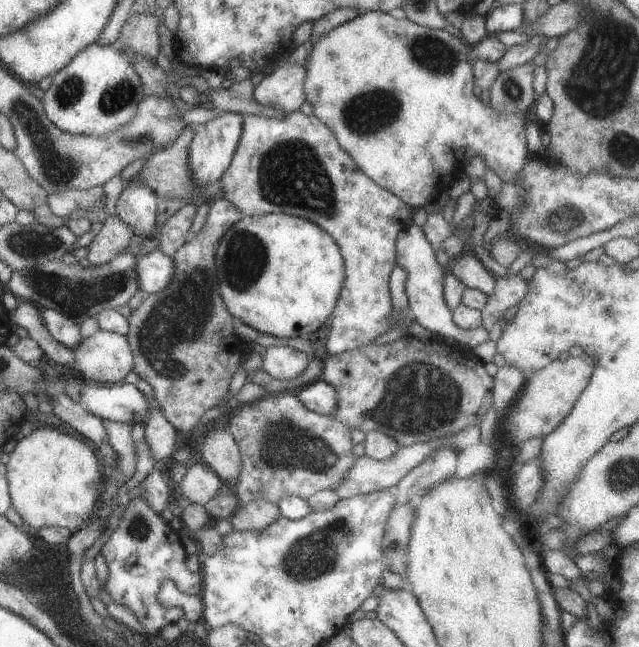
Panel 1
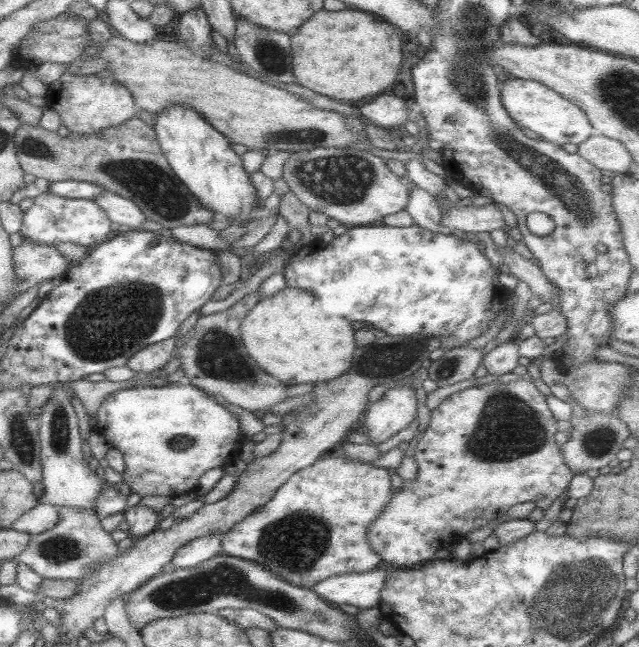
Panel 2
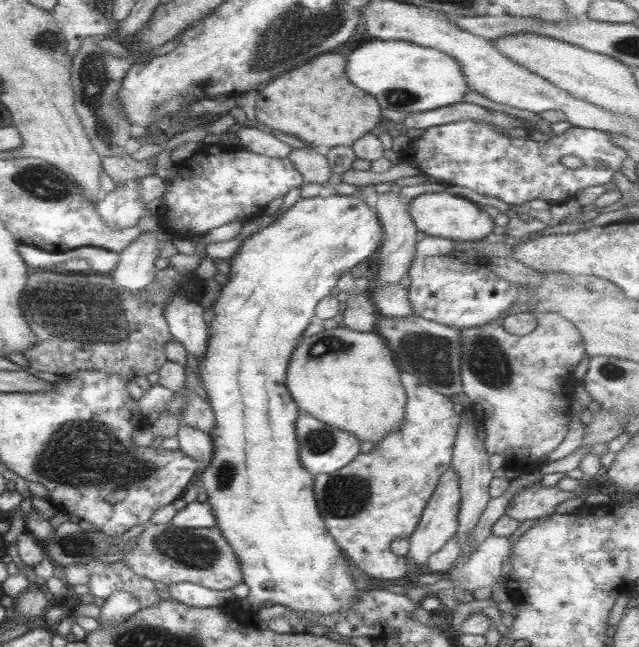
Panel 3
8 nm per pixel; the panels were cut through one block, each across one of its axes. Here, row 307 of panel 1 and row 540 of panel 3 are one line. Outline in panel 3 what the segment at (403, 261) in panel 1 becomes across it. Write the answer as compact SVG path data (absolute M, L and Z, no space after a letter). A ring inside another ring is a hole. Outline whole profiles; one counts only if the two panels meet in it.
M448 468L441 474L433 492L431 492L421 516L414 527L413 533L408 537L409 550L404 555L411 560L411 564L419 566L423 564L426 558L439 551L445 542L448 542L456 534L456 514L459 506L459 482L454 473Z

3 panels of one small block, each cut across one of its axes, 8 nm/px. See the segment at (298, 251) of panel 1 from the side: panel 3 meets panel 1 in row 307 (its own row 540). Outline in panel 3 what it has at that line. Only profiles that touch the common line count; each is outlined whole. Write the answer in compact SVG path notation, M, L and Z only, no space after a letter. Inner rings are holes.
M324 192L318 197L298 199L289 209L279 214L273 222L255 229L251 235L245 236L245 239L239 243L239 247L235 249L235 253L228 260L229 273L226 274L227 281L221 285L219 295L215 299L213 306L211 306L213 318L206 322L208 328L207 346L197 368L199 378L203 382L202 388L207 395L207 404L209 404L213 412L214 424L211 431L207 433L213 450L211 461L206 467L200 468L194 481L200 486L201 491L207 495L206 502L211 506L211 514L215 518L214 527L219 530L221 537L231 548L237 562L239 562L243 584L248 588L247 596L243 602L248 604L251 610L258 610L263 602L271 602L271 604L279 604L279 606L284 606L289 610L299 610L299 612L325 616L325 614L335 614L335 612L339 612L339 614L347 612L351 608L351 604L357 602L355 596L357 596L357 590L362 584L353 580L345 556L335 545L333 538L327 533L317 508L317 502L313 497L313 477L301 467L298 458L295 422L299 411L285 389L284 380L289 354L296 345L295 342L300 338L301 332L305 330L305 327L314 317L314 308L317 302L324 296L329 295L331 288L335 286L335 282L337 282L341 274L345 274L353 266L361 264L365 258L375 252L375 248L380 245L381 235L381 226L379 226L376 212L362 201L362 194L349 197Z

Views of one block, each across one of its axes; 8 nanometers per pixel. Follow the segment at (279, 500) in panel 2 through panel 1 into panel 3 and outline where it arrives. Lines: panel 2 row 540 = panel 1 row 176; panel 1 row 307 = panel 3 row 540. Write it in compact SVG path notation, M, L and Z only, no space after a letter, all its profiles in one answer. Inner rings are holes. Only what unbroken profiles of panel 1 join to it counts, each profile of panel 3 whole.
M400 372L399 380L401 383L401 389L406 395L406 404L403 408L402 420L397 424L396 429L393 432L389 432L383 440L375 444L373 449L365 452L365 454L357 454L351 462L340 470L331 472L330 474L317 474L313 477L312 484L313 497L315 497L315 502L317 502L319 514L321 515L321 519L323 519L327 533L333 538L335 545L341 550L343 556L345 556L347 560L351 560L351 562L353 562L353 566L357 566L363 574L367 574L367 576L377 580L397 580L397 578L403 578L405 572L407 572L405 557L393 556L390 553L389 545L394 539L408 539L408 537L413 533L414 527L417 525L417 521L421 516L421 511L430 497L431 492L433 492L438 479L441 477L443 472L448 470L459 418L459 415L453 411L452 403L447 396L430 390L429 386L421 384L421 382L419 382L413 374Z

